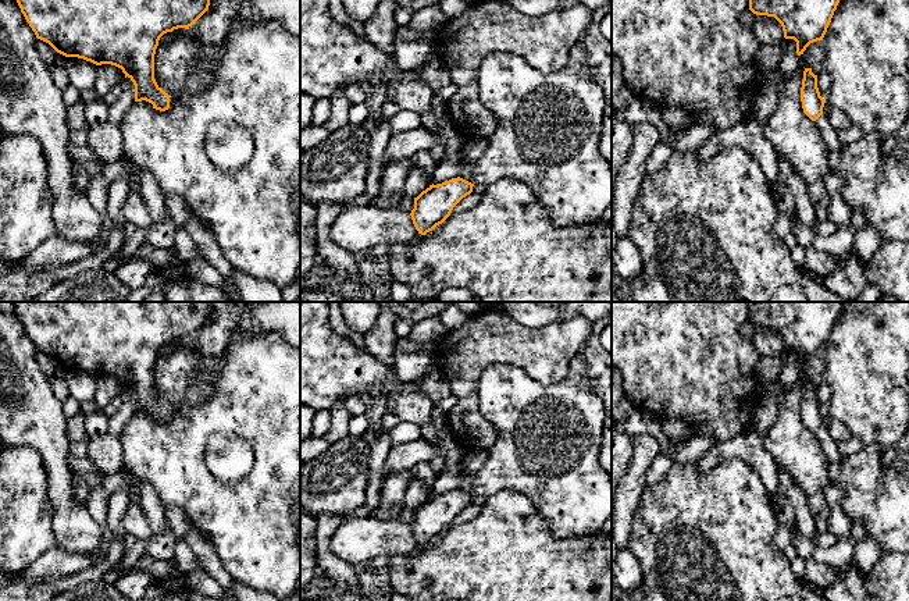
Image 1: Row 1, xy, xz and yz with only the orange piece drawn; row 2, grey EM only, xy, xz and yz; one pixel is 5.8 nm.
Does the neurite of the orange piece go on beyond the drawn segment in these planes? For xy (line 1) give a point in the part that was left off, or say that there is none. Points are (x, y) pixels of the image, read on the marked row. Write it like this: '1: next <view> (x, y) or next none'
1: next none

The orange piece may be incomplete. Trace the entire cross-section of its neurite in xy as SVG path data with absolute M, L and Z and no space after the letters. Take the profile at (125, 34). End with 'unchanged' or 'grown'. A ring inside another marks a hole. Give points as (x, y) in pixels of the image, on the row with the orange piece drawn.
M17 0L36 38L65 57L78 57L96 65L111 64L122 70L135 85L135 102L146 100L153 109L170 109L170 96L154 79L154 54L160 38L178 28L192 26L207 10L210 0Z; unchanged

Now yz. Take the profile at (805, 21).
M749 0L749 10L756 15L774 17L783 26L784 38L796 42L798 56L817 40L823 40L840 0Z; unchanged

